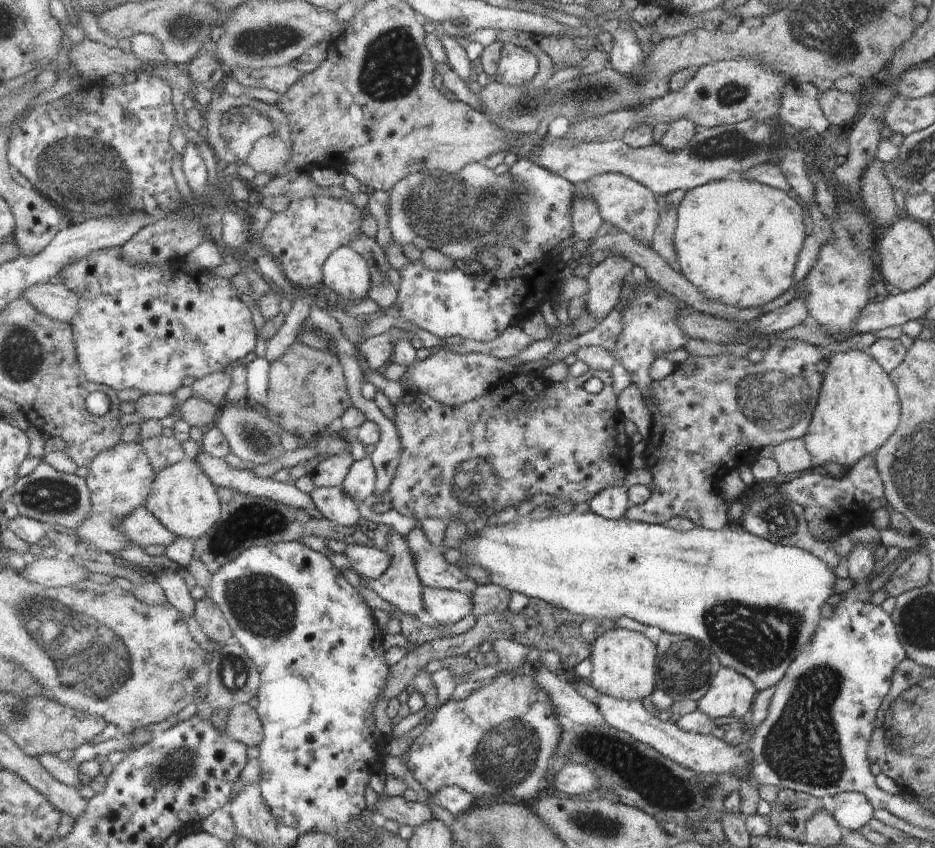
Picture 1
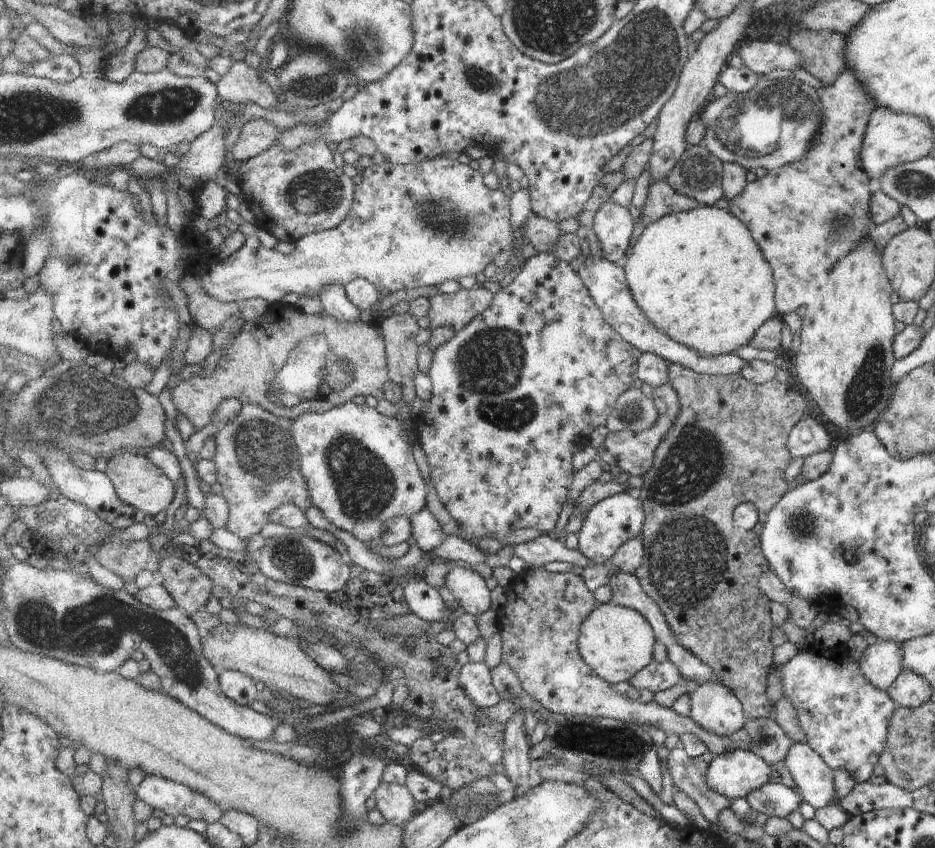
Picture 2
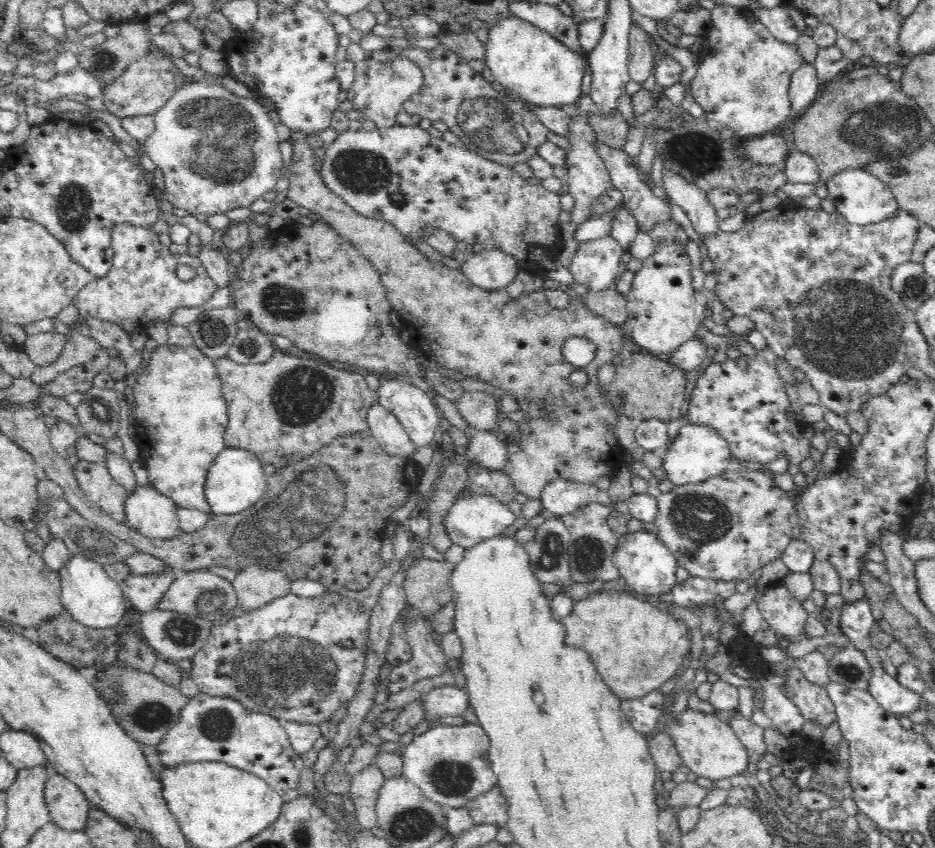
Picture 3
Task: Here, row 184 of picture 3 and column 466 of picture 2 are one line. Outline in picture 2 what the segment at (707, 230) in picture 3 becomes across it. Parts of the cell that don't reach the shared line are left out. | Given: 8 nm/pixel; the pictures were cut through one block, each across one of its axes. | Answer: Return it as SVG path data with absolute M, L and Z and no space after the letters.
M486 661L480 663L467 663L462 666L459 682L466 695L480 709L496 707L502 698L493 684L492 672Z

